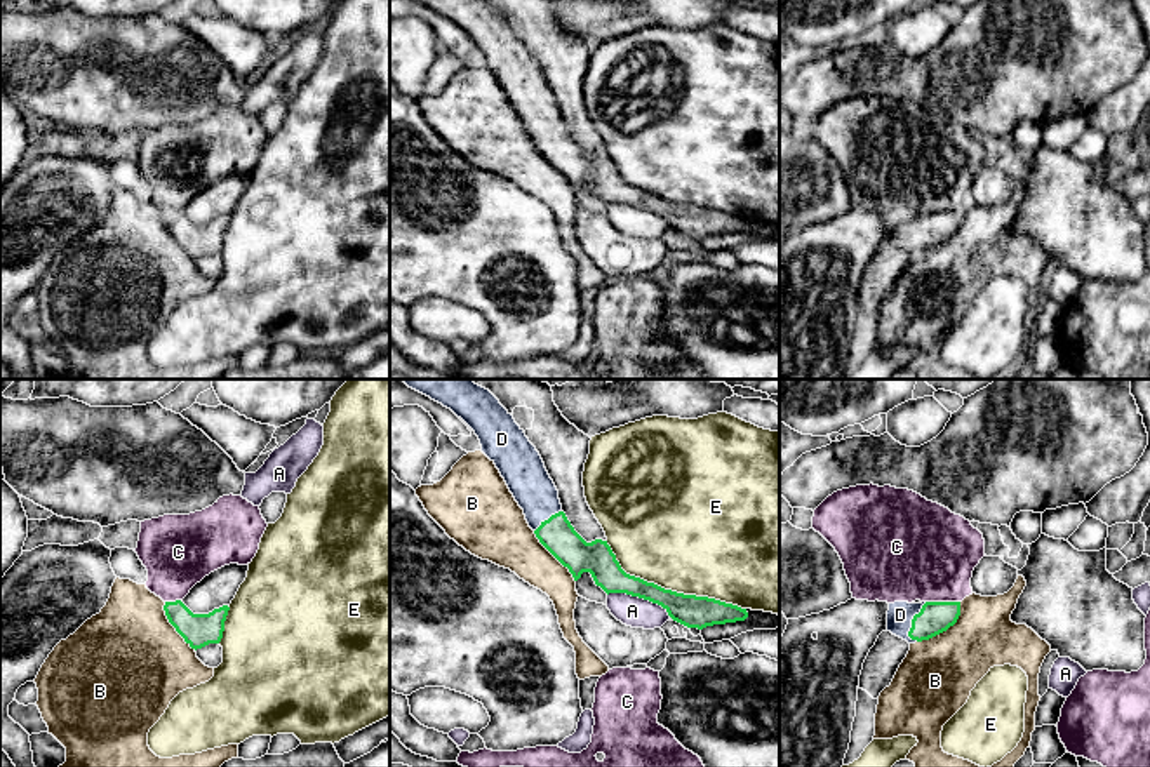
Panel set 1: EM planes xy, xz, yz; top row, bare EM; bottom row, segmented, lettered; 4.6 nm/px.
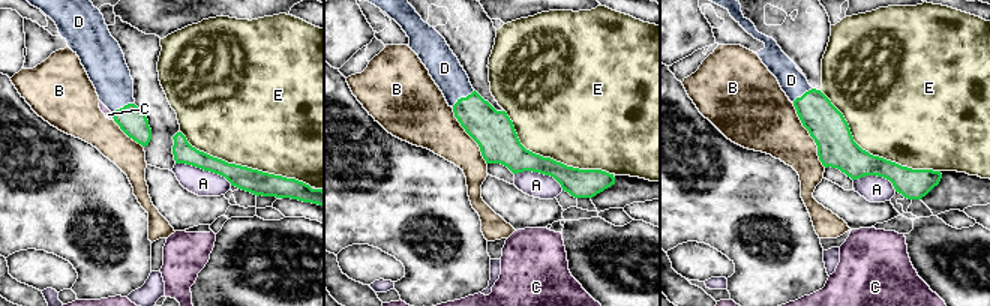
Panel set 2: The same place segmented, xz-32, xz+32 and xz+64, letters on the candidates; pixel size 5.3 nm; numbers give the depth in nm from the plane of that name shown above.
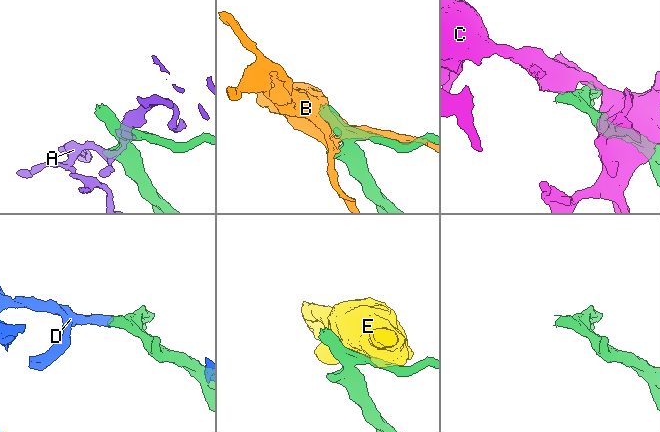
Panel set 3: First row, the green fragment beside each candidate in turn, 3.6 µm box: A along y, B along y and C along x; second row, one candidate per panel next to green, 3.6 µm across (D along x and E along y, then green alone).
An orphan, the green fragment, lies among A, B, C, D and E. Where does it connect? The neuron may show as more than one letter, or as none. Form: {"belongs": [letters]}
{"belongs": ["D"]}

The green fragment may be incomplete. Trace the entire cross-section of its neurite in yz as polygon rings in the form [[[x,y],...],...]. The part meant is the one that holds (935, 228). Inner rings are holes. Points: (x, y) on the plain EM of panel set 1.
[[[894,212],[887,221],[887,242],[915,254],[946,242],[959,226],[960,212]]]

